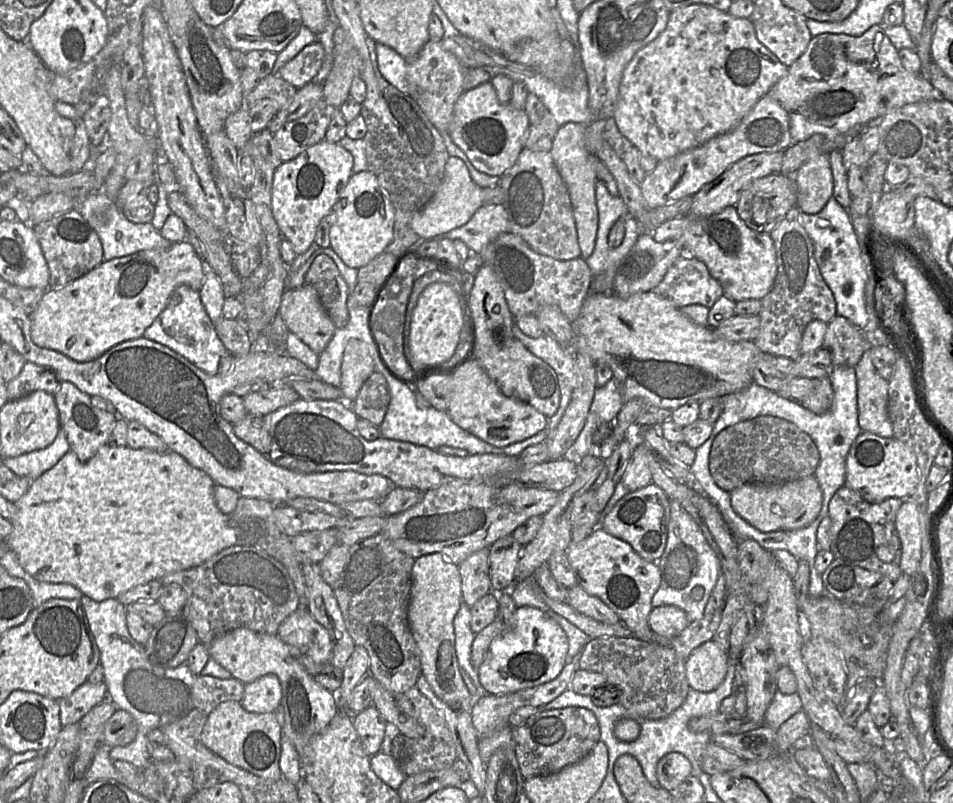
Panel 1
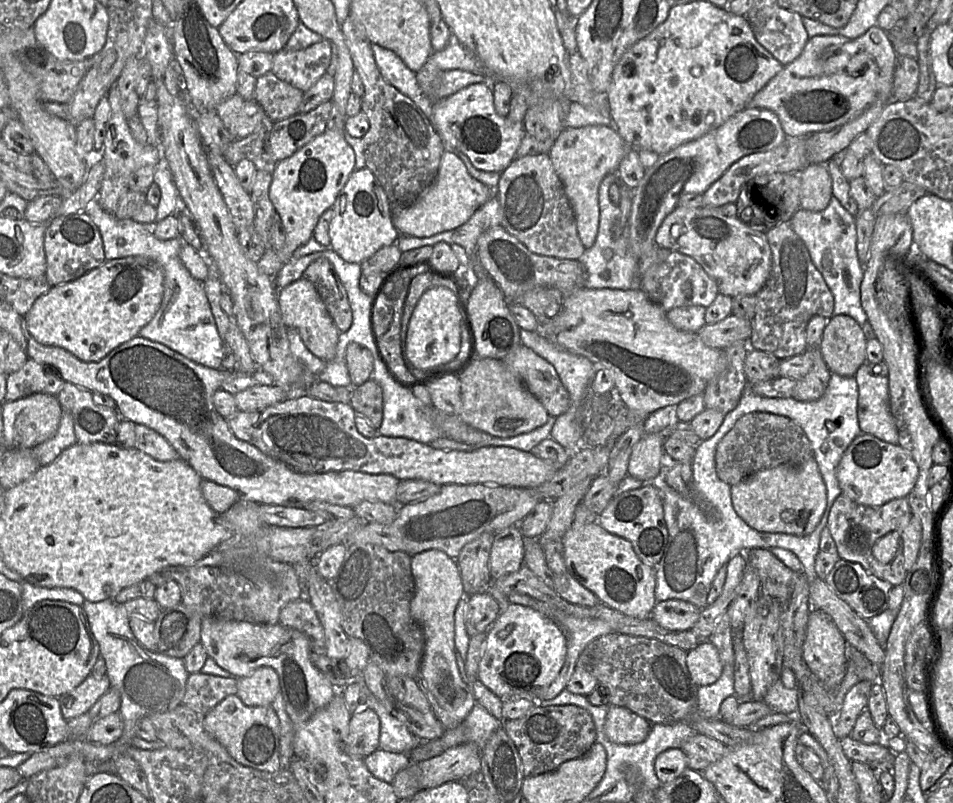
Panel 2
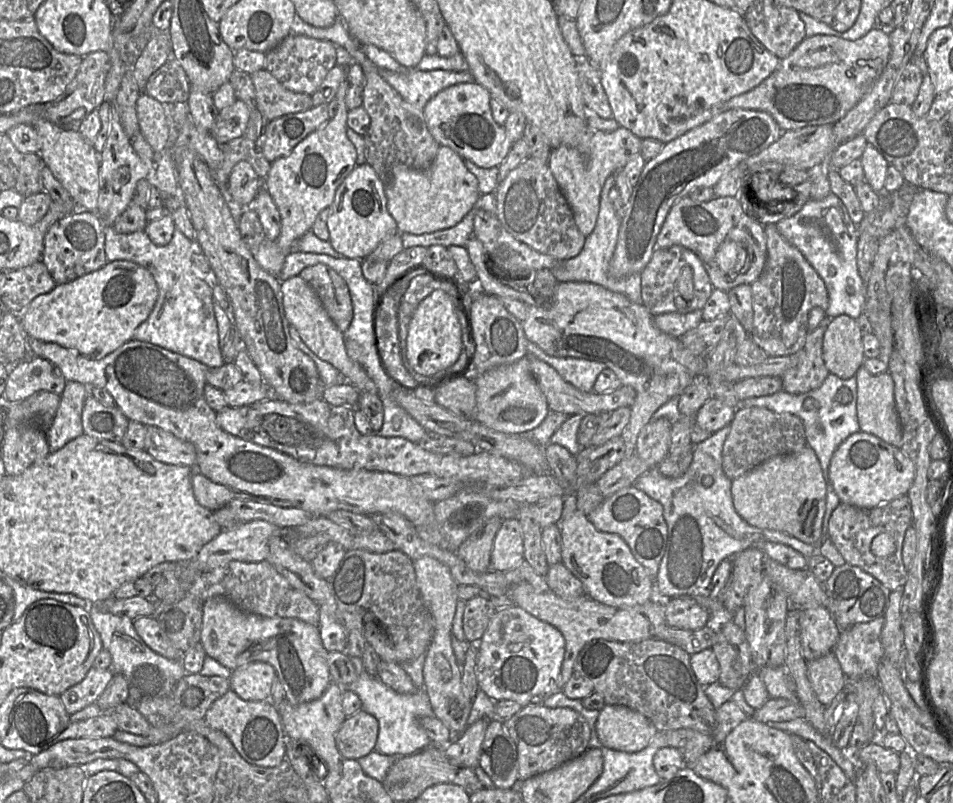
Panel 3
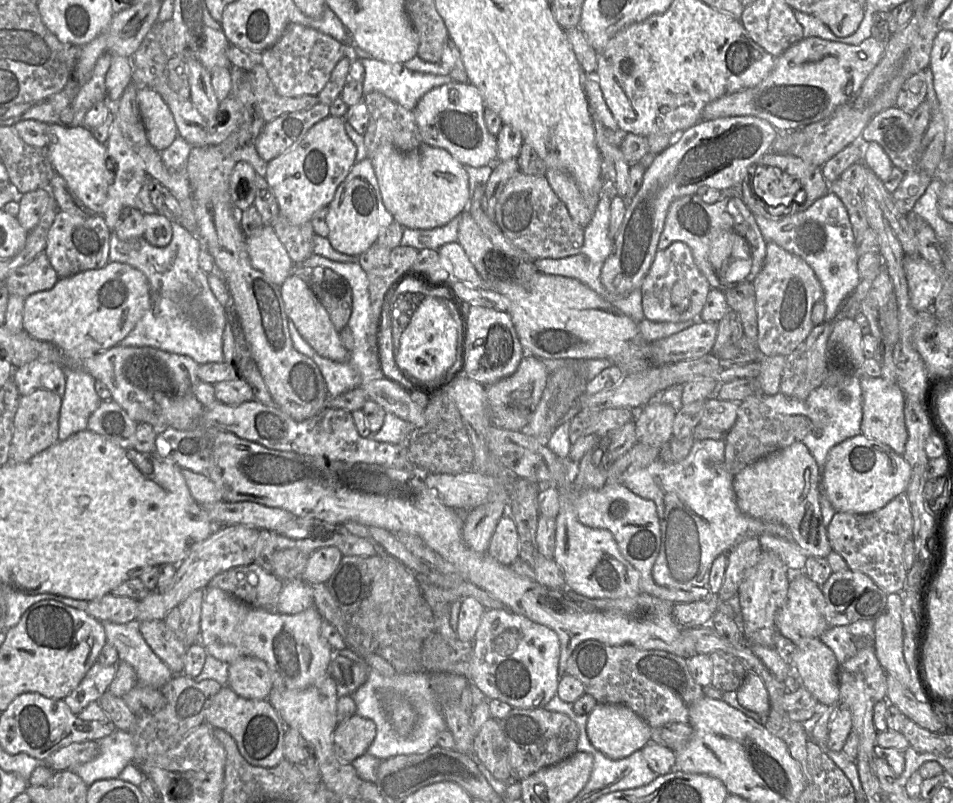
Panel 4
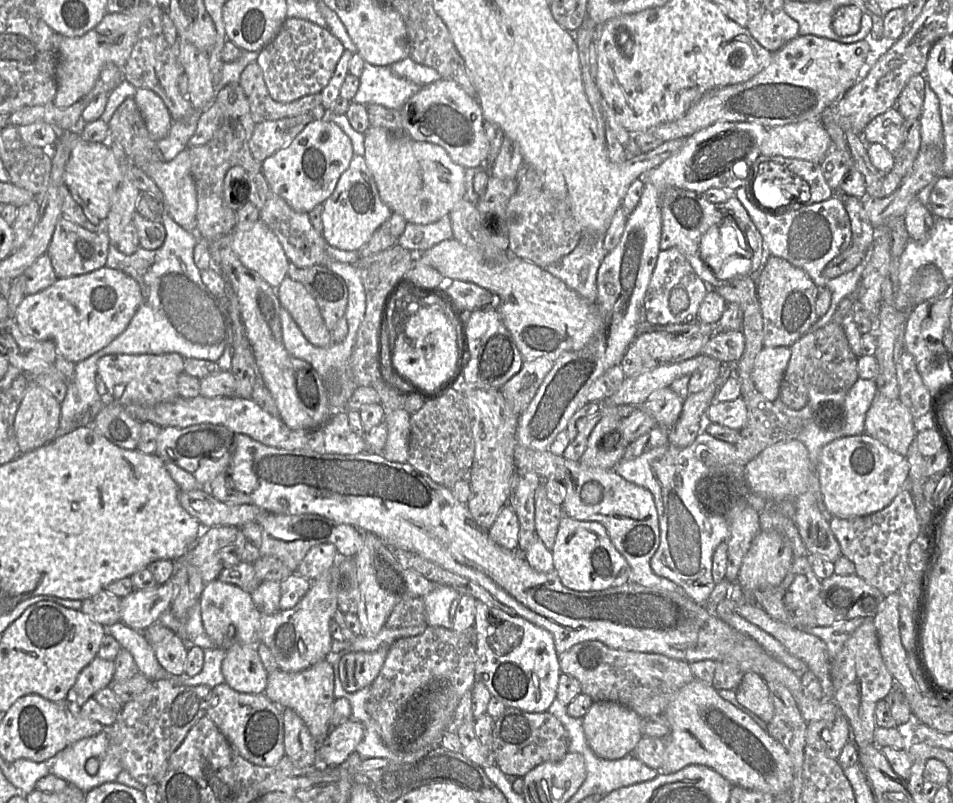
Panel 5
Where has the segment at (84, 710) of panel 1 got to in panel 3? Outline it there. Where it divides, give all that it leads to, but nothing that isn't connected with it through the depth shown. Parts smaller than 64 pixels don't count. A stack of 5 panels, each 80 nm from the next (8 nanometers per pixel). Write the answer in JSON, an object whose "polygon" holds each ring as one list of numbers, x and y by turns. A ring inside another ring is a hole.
{"polygon":[[92,667,85,678,61,694,60,700,71,716,95,703,111,682,114,671]]}

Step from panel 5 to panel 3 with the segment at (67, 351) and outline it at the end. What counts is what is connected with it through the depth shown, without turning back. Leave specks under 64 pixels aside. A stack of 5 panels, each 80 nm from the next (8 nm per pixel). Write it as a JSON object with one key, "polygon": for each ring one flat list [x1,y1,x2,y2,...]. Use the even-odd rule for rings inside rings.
{"polygon":[[116,260,37,296,22,312,21,323,29,337,59,344,88,359,100,360,133,338,136,328,149,317,157,298,158,287,146,268,132,261]]}

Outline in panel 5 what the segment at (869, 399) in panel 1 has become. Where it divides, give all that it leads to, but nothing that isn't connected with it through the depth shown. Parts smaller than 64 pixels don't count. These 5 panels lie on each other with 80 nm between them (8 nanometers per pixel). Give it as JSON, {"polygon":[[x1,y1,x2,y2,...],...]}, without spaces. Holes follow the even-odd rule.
{"polygon":[[878,391,867,411,864,433,902,456,918,434,916,420,900,399,889,399]]}

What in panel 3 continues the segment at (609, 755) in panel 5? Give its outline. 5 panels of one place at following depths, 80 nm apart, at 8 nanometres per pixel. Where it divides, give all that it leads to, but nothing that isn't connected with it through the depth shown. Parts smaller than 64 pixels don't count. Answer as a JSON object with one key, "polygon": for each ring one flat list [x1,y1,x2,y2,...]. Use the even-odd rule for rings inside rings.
{"polygon":[[605,705,599,713,596,731,607,748,634,753,645,748,657,732,639,712,622,705]]}

